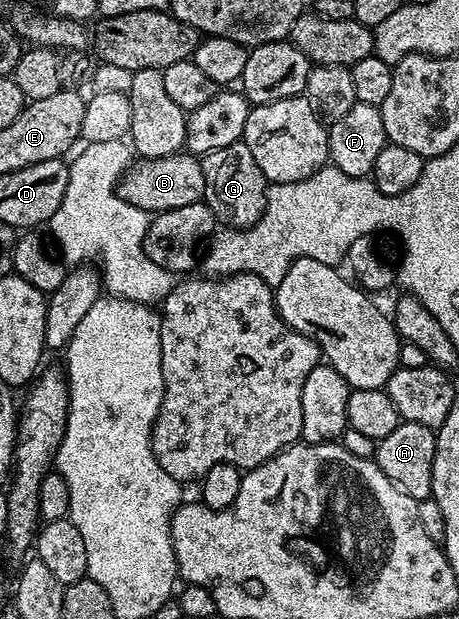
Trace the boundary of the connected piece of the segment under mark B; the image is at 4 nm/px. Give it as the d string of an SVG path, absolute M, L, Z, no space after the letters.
M189 152L135 161L118 183L118 195L128 200L128 204L147 212L161 212L184 208L184 204L196 204L206 197L202 163Z

